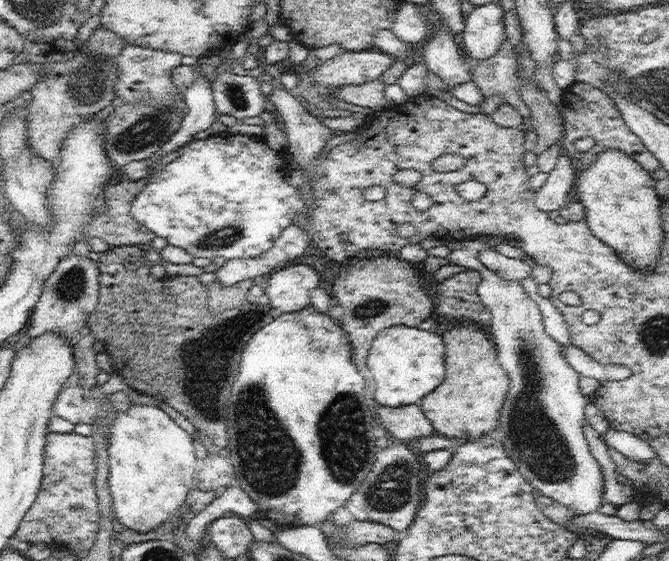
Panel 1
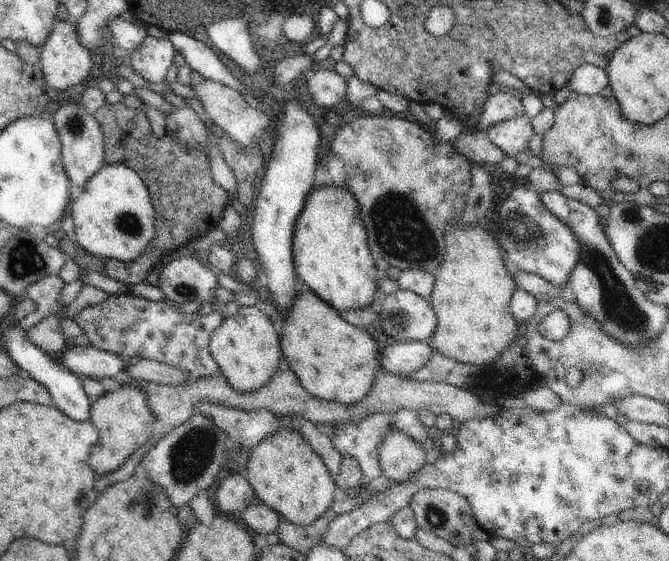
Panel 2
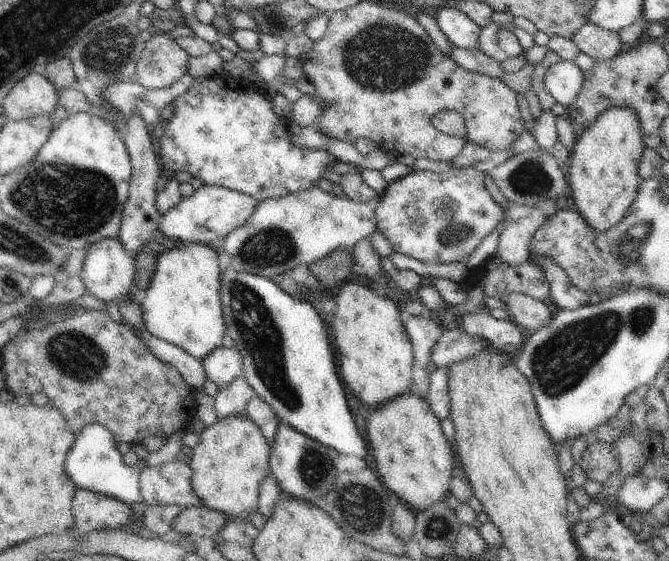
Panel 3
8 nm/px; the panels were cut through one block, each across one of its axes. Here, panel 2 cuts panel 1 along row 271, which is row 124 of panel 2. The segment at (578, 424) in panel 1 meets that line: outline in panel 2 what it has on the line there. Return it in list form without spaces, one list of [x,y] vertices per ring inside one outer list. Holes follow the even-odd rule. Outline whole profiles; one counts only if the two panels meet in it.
[[[512,90],[488,96],[481,113],[482,128],[492,128],[494,124],[518,118],[524,113],[521,97]]]

